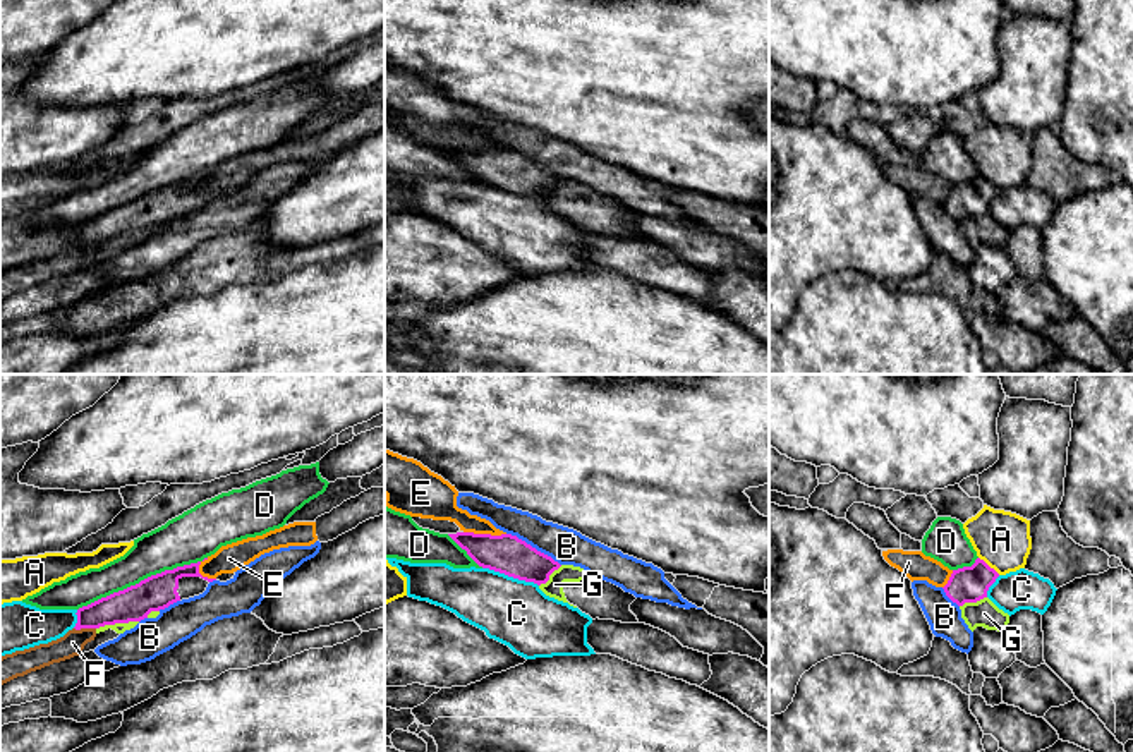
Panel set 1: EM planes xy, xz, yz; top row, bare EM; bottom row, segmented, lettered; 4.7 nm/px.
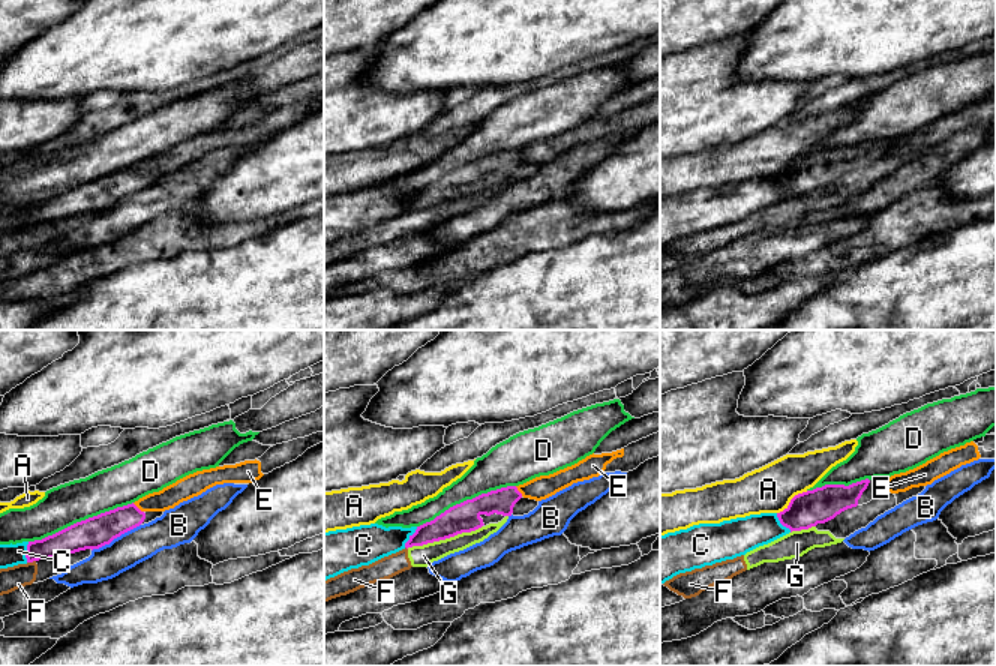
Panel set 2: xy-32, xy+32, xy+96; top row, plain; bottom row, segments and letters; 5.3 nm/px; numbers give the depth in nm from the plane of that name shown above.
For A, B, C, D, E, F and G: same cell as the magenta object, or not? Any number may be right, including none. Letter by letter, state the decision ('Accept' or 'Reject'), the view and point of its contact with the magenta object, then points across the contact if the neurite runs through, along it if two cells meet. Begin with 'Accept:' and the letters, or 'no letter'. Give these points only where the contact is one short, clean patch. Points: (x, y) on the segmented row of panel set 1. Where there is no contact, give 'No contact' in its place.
Accept: no letter
A: Reject. Touches magenta at yz (987, 565)
B: Reject. Touches magenta at xz (534, 548)
C: Reject. Touches magenta at xz (510, 576)
D: Reject. Touches magenta at xy (141, 581)
E: Reject. Touches magenta at xz (484, 534)
F: Reject. Touches magenta at xy (84, 627)
G: Reject. Touches magenta at xy (117, 622). Boundary: xy (138, 620), (100, 625), (96, 629)

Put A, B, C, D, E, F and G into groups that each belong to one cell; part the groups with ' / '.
A / B / C / D / E / F G

